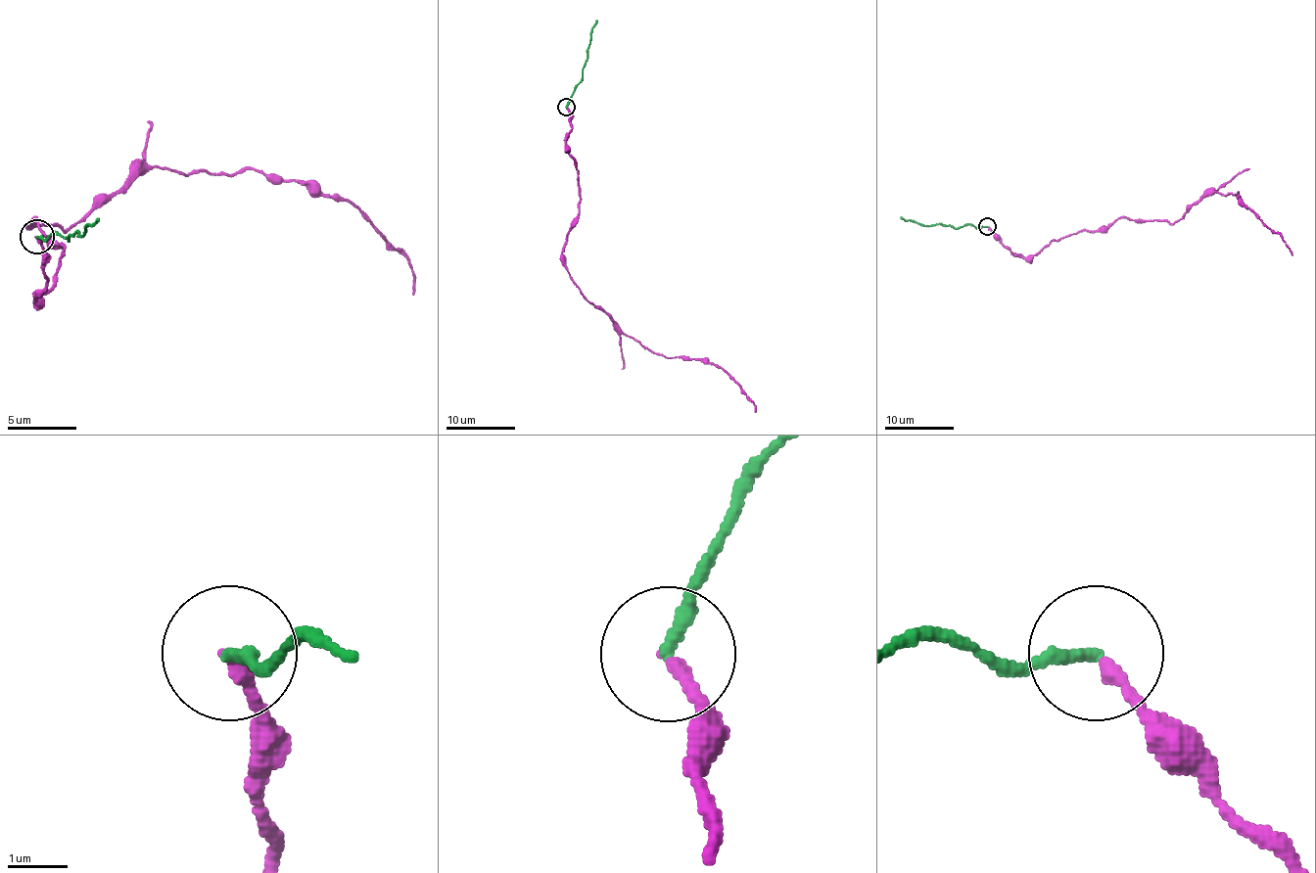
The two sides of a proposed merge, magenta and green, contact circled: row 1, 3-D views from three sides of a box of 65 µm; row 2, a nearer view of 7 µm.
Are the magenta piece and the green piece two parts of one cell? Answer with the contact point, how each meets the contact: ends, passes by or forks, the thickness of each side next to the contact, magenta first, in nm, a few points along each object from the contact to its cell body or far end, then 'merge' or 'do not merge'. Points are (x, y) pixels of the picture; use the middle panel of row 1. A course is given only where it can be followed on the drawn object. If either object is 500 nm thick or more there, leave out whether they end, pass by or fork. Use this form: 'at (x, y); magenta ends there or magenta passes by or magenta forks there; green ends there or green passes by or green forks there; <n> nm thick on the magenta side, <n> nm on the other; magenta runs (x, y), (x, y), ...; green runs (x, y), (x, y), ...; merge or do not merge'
at (566, 107); magenta ends there; green ends there; 220 nm thick on the magenta side, 240 nm on the other; magenta runs (565, 107), (581, 198), (561, 252), (572, 282), (642, 345), (667, 358), (704, 358), (720, 366), (754, 411); green runs (567, 107), (574, 88), (583, 77), (592, 25), (597, 21); do not merge

